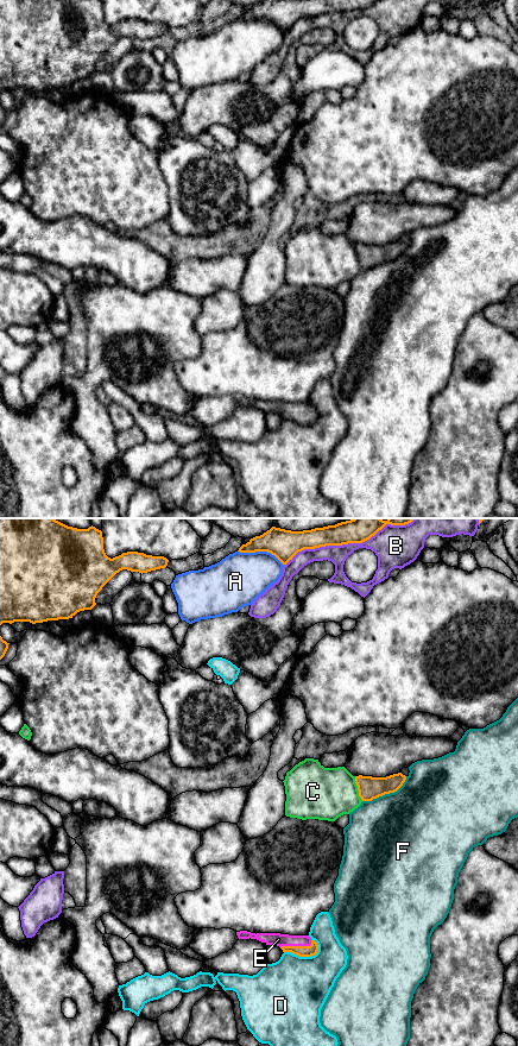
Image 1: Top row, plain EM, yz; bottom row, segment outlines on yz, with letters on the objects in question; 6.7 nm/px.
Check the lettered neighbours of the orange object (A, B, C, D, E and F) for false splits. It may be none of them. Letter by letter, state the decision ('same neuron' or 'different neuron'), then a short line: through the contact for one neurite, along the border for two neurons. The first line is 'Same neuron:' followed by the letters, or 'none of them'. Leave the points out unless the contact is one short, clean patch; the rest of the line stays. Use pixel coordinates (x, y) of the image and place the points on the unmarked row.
Same neuron: E
A: different neuron
B: different neuron
C: different neuron
D: different neuron
E: same neuron; line yz (302, 418), (297, 414), (278, 407)
F: different neuron

